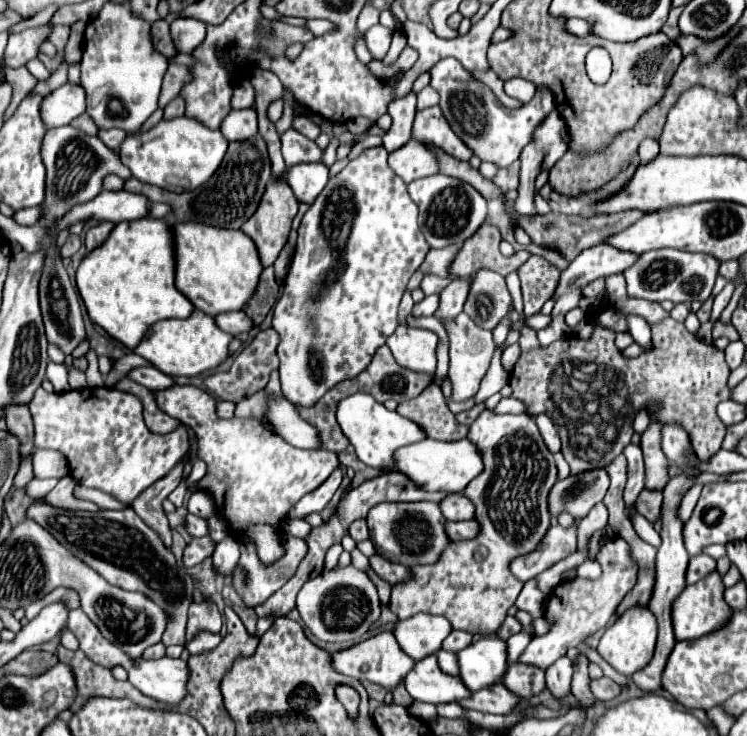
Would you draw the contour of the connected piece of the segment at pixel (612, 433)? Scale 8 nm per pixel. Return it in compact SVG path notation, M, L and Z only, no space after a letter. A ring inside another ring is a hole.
M668 317L653 326L651 333L657 334L654 351L647 355L639 355L637 359L627 359L621 355L621 351L615 347L615 335L611 335L609 329L597 327L589 341L581 341L577 337L569 336L555 341L548 347L539 345L532 330L534 329L523 327L521 335L519 335L521 357L517 359L511 379L509 379L509 385L513 391L511 397L525 403L529 417L537 417L543 411L547 417L551 417L551 421L555 423L555 427L559 431L559 437L563 443L561 453L571 467L571 475L579 475L579 473L593 471L593 469L605 469L631 443L633 417L641 407L647 407L649 401L663 403L663 409L657 413L657 419L663 421L663 425L671 423L671 421L679 421L687 429L687 433L693 441L693 449L701 461L709 461L715 455L715 451L721 449L721 443L725 437L725 425L717 417L715 409L721 401L729 399L729 395L731 395L729 387L727 387L729 367L725 363L725 353L723 353L723 349L717 349L713 345L707 345L707 343L695 339L695 335L691 335L683 323ZM564 361L567 361L567 373L559 373L559 366ZM583 429L589 429L589 437L587 437L589 447L577 443L577 435ZM575 445L585 449L585 455L581 451L579 453L571 451L571 447L575 447Z

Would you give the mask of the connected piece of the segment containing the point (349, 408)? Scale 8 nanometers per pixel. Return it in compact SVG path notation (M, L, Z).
M353 393L351 397L345 397L337 403L337 421L353 445L357 457L379 471L387 471L393 465L393 453L399 447L411 445L419 439L425 439L425 433L413 423L401 417L397 411L389 411L383 403L375 401L369 393Z

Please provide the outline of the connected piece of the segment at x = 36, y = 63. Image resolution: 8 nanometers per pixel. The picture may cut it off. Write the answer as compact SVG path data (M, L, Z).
M33 59L33 61L29 61L27 65L25 65L27 69L29 69L29 73L37 79L37 81L45 81L45 79L49 79L49 71L45 69L45 65L39 61L39 59Z

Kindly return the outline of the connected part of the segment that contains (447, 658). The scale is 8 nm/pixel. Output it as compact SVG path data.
M441 649L441 651L437 653L437 657L439 657L439 669L441 669L443 673L447 673L447 675L457 675L457 673L459 673L459 667L455 665L455 655L453 655L453 653Z

